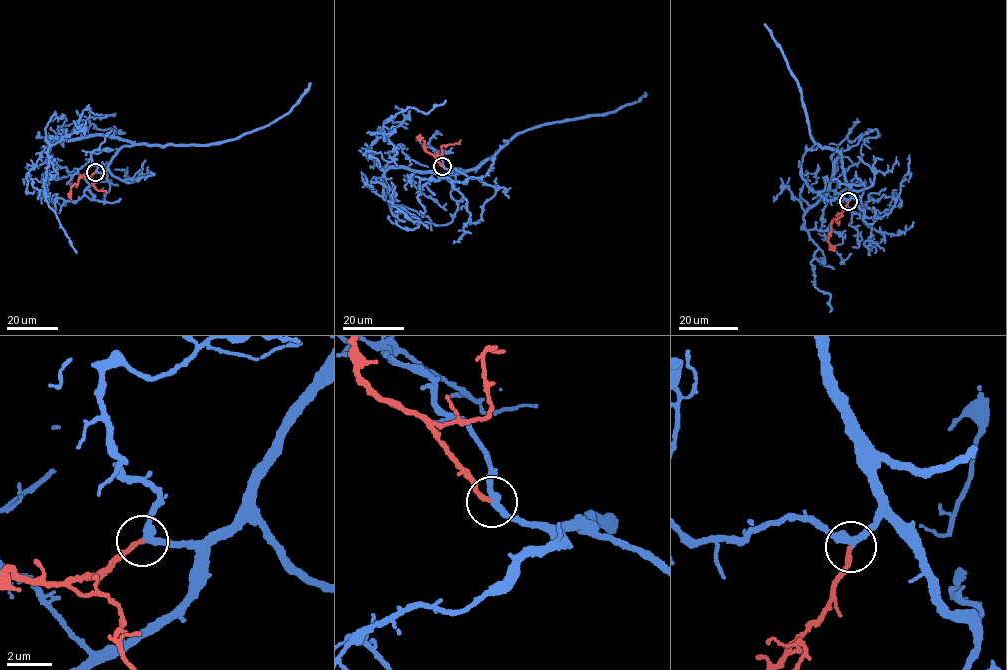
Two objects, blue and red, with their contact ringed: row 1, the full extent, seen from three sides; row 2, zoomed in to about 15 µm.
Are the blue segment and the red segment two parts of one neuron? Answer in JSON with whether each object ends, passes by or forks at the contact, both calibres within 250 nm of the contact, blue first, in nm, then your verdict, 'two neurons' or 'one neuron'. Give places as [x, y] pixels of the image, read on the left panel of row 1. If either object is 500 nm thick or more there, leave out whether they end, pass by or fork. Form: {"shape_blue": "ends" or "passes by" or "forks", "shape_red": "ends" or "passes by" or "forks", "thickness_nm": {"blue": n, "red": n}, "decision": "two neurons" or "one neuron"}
{"shape_blue": "passes by", "shape_red": "ends", "thickness_nm": {"blue": 320, "red": 200}, "decision": "one neuron"}

